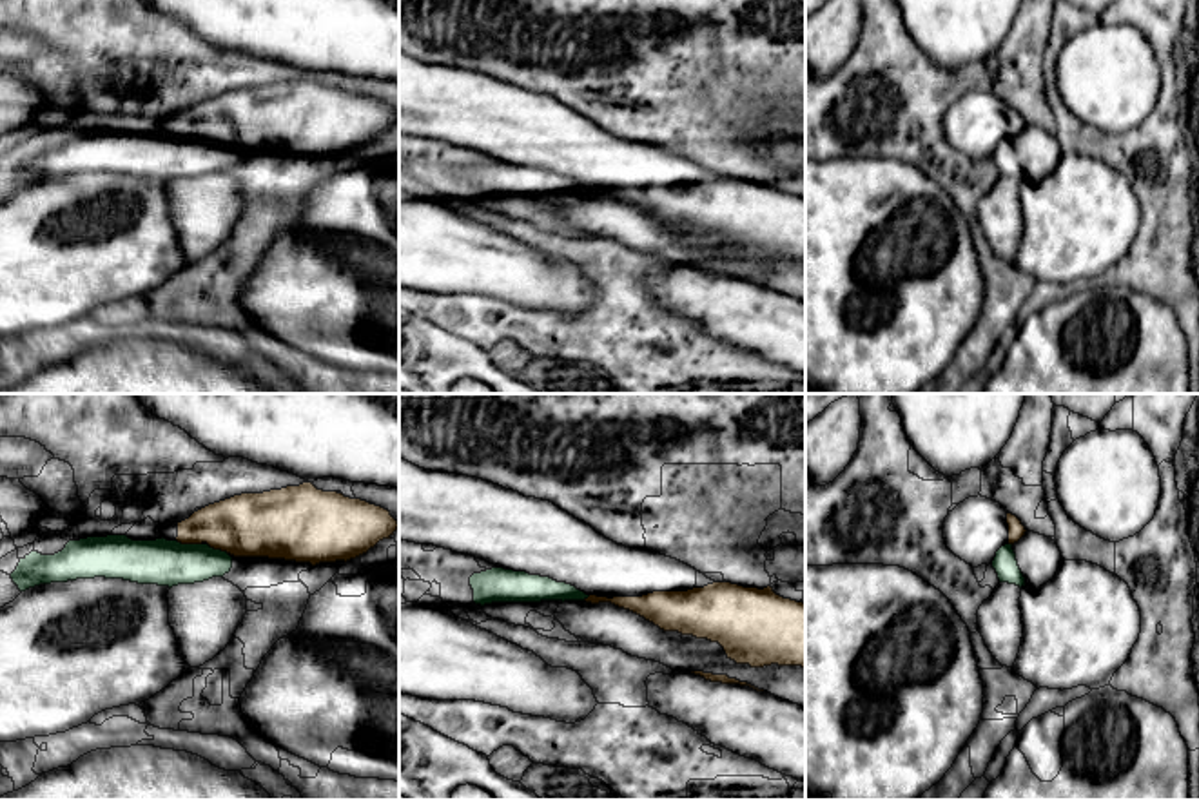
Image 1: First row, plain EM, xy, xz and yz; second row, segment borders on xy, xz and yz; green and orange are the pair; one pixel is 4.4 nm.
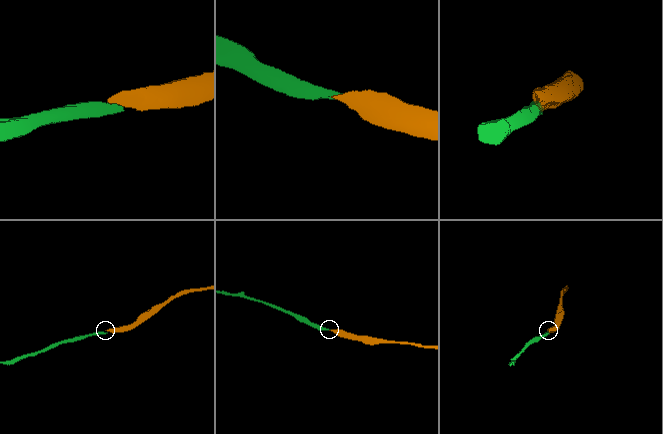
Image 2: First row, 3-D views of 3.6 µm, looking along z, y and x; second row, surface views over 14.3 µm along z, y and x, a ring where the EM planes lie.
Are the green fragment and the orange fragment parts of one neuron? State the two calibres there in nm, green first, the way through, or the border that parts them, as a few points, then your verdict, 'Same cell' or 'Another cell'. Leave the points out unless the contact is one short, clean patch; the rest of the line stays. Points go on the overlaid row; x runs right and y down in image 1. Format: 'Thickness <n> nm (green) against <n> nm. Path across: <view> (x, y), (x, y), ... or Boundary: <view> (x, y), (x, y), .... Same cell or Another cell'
Thickness 200 nm (green) against 260 nm. Boundary: xy (176, 539), (187, 545), (200, 545). Another cell

